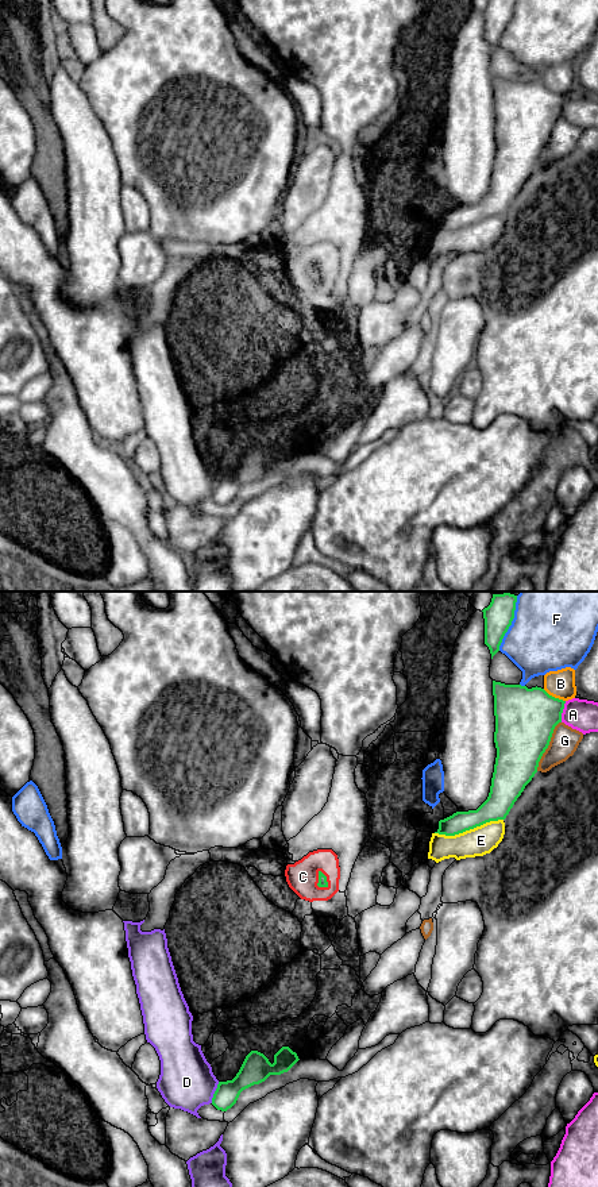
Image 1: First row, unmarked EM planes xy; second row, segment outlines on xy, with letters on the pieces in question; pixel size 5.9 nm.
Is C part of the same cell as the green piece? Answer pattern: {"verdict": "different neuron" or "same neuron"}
{"verdict": "same neuron"}

